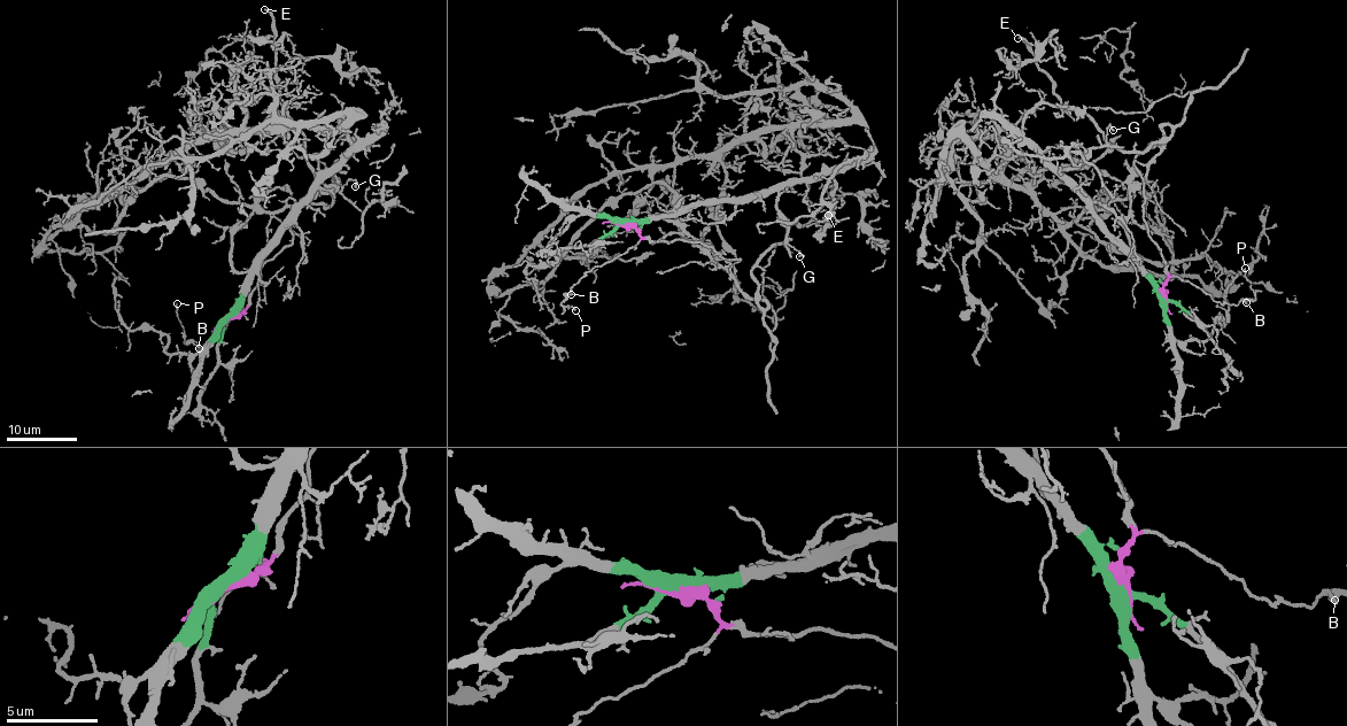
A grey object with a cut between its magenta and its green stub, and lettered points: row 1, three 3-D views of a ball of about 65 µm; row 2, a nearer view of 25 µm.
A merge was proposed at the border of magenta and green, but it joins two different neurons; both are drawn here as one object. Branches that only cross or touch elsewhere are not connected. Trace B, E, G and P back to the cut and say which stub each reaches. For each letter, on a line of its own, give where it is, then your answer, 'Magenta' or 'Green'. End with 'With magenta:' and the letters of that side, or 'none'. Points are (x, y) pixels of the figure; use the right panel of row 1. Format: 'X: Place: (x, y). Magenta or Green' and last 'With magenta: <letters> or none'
B: Place: (1246, 302). Magenta
E: Place: (1018, 38). Magenta
G: Place: (1113, 130). Green
P: Place: (1245, 268). Magenta
With magenta: B, E, P

